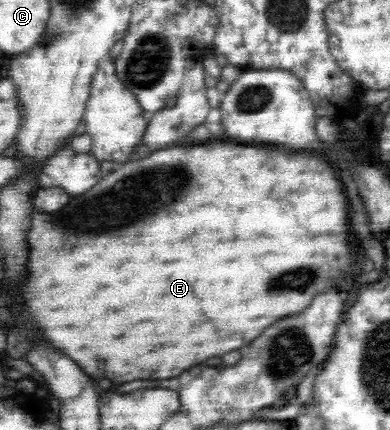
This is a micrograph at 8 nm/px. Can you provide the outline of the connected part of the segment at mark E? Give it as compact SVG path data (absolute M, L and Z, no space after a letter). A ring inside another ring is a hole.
M206 144L206 146L194 146L194 148L168 148L168 150L158 150L154 154L150 154L148 158L134 158L140 162L128 162L122 164L118 170L114 172L106 172L96 183L92 190L86 190L78 196L71 197L66 206L56 210L55 213L45 213L39 210L31 212L31 226L27 229L27 243L30 247L30 252L27 254L28 276L24 278L24 284L19 288L19 294L24 298L24 305L28 306L28 310L24 310L24 320L26 322L36 322L36 326L40 326L40 330L44 330L44 334L48 334L48 342L52 342L52 346L56 346L56 350L64 350L64 354L68 354L88 376L94 378L108 378L114 384L124 384L124 382L132 382L132 380L168 380L168 378L176 378L180 376L184 370L198 366L202 362L206 362L212 356L222 356L226 352L232 352L248 342L252 342L260 330L264 330L268 324L276 322L278 318L286 316L286 314L296 314L304 308L308 308L312 296L322 290L324 286L338 285L341 281L352 272L353 260L350 260L350 248L348 248L348 198L344 194L342 182L338 180L334 168L320 156L314 154L304 154L304 152L278 152L278 150L268 150L268 148L258 148L258 146L232 146L230 144ZM304 268L304 278L296 276L296 270Z

